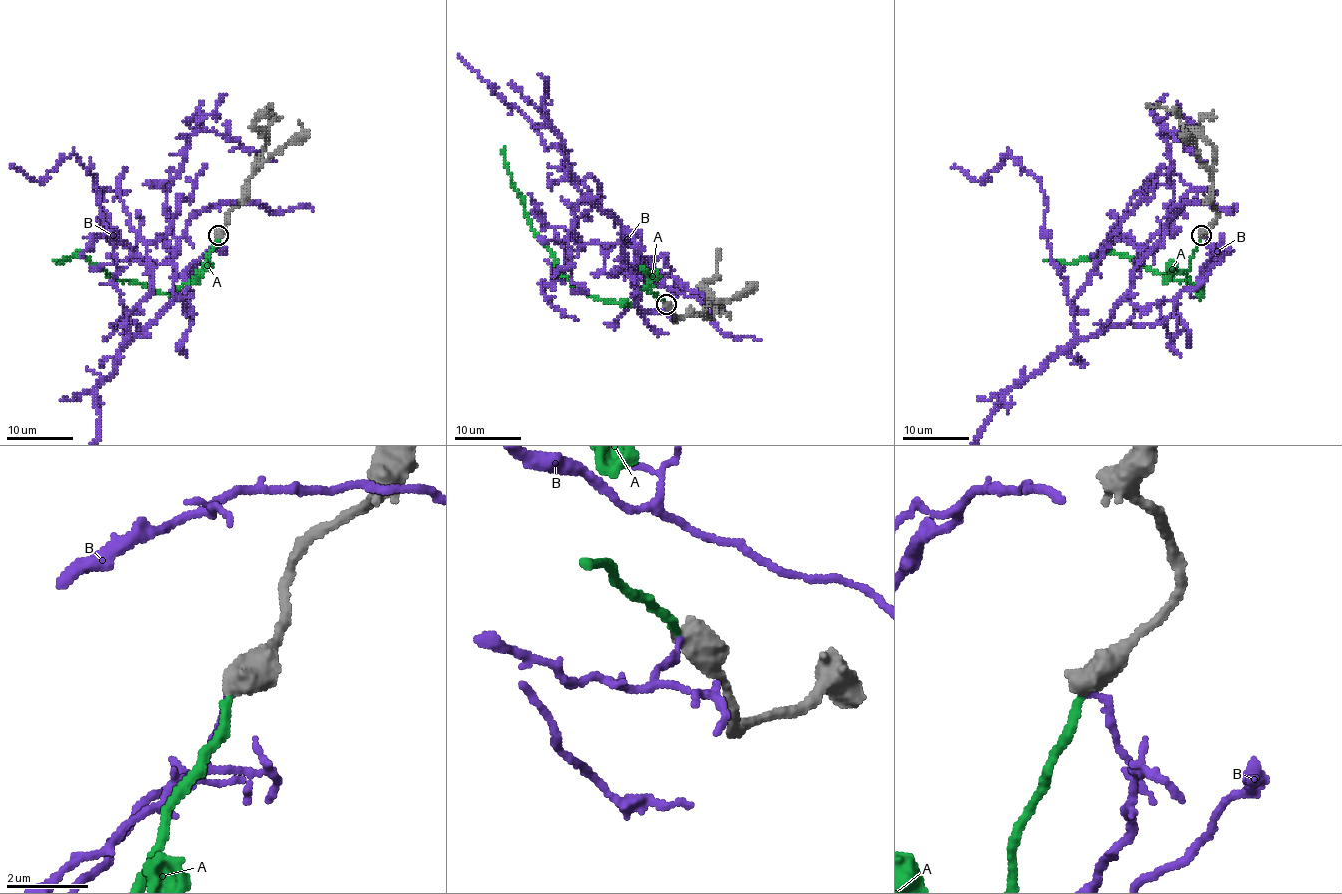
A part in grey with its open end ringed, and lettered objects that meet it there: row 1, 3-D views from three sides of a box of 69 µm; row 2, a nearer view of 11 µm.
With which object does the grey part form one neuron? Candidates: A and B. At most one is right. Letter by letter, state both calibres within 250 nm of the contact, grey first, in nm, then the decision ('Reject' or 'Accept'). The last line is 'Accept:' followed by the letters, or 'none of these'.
A: Thickness 600 nm (grey) against 200 nm. Accept
B: Thickness 650 nm (grey) against 160 nm. Reject
Accept: A

